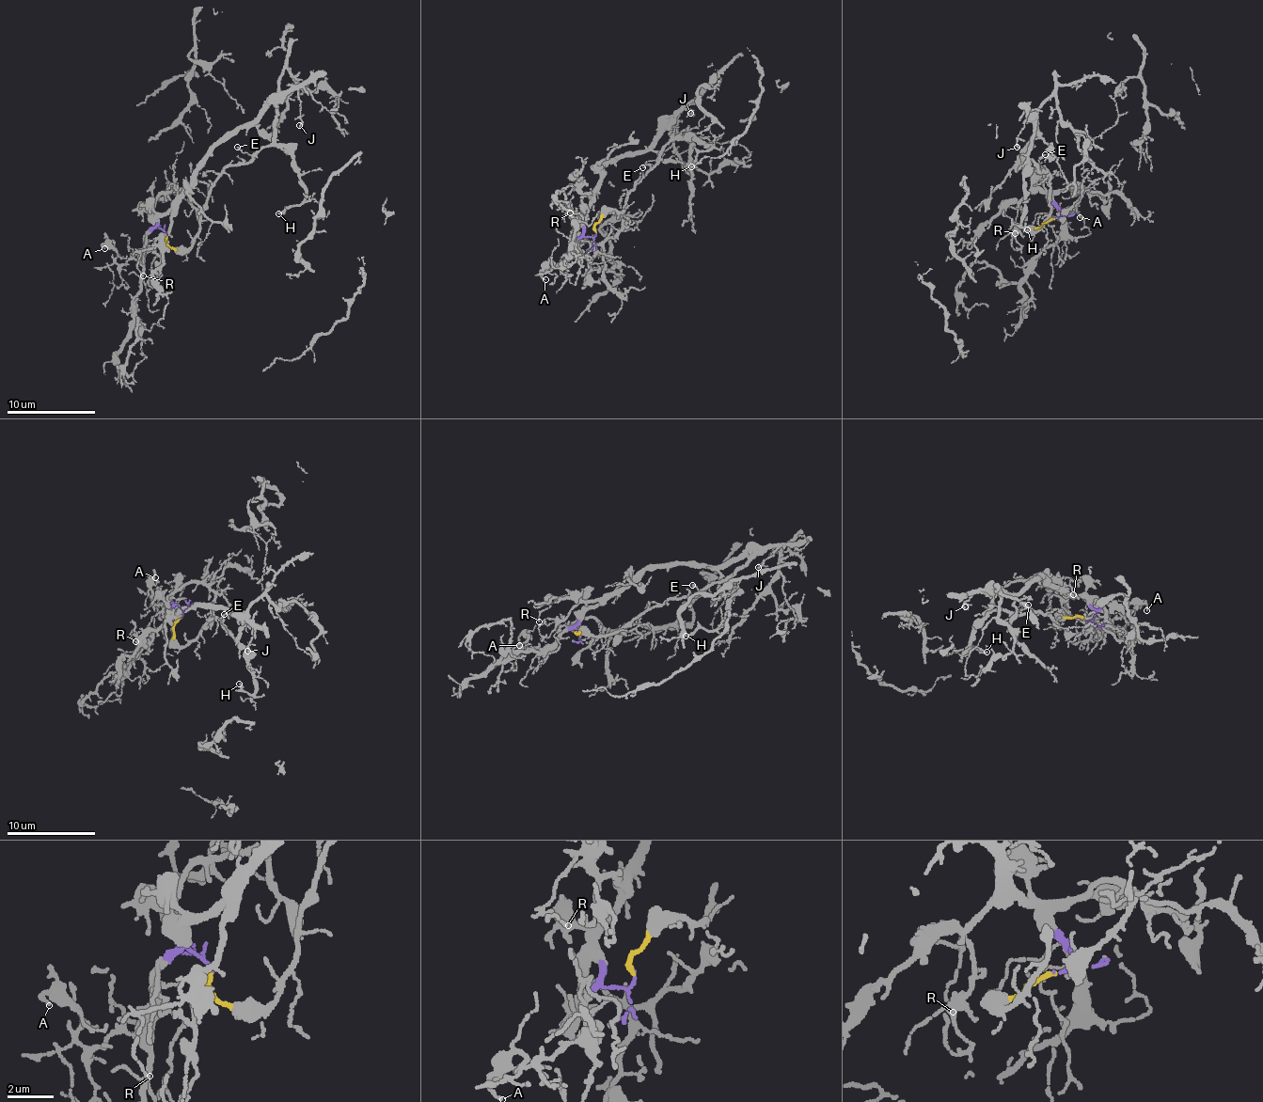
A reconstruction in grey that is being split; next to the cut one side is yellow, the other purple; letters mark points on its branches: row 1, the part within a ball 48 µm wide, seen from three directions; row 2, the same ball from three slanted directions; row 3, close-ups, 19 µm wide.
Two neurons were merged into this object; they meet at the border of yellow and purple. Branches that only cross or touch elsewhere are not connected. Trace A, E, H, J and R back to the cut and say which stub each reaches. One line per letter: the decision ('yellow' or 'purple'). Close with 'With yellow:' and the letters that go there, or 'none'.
A: purple
E: yellow
H: yellow
J: purple
R: purple
With yellow: E, H

